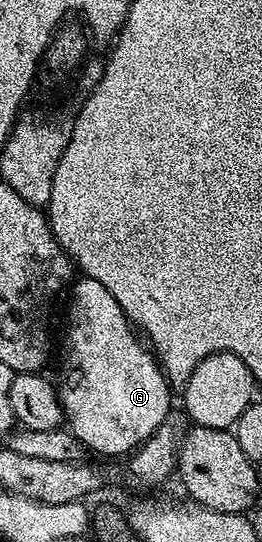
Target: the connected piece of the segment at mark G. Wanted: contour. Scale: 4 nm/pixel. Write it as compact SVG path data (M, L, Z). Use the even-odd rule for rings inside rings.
M88 276L81 280L75 280L69 290L70 353L62 357L62 385L60 381L64 421L91 454L130 455L172 411L172 386L158 358L144 344L116 299L112 299L108 287Z

